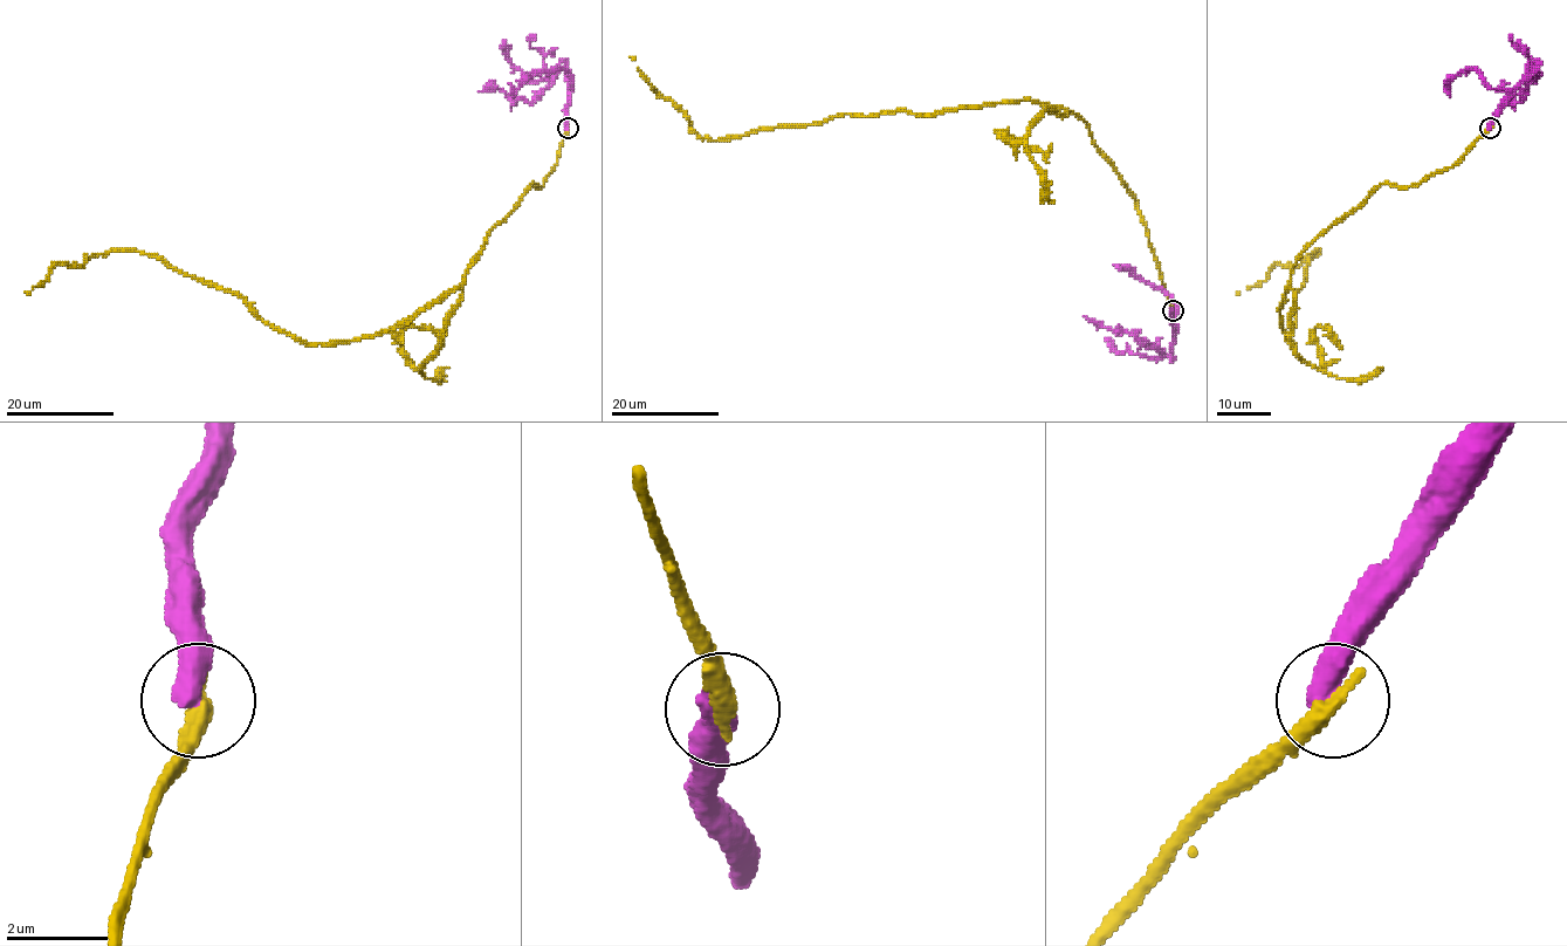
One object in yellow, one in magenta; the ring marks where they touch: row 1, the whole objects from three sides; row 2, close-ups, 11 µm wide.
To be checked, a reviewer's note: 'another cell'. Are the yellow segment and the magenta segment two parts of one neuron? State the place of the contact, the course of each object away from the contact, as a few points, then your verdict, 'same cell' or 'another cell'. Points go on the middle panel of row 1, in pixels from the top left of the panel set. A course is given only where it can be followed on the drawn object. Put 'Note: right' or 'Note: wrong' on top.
Note: right
(1173, 310) | yellow via (1172, 310), (1135, 197), (1063, 108), (1019, 100), (843, 114), (713, 139), (630, 56) | magenta via (1172, 310), (1174, 356), (1168, 357), (1126, 331), (1114, 331), (1084, 315) | another cell

